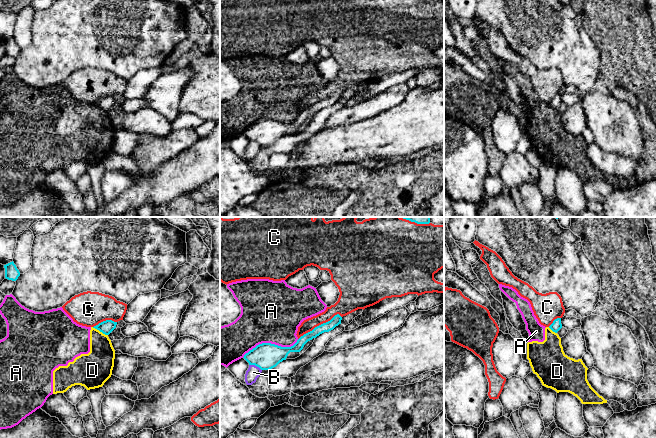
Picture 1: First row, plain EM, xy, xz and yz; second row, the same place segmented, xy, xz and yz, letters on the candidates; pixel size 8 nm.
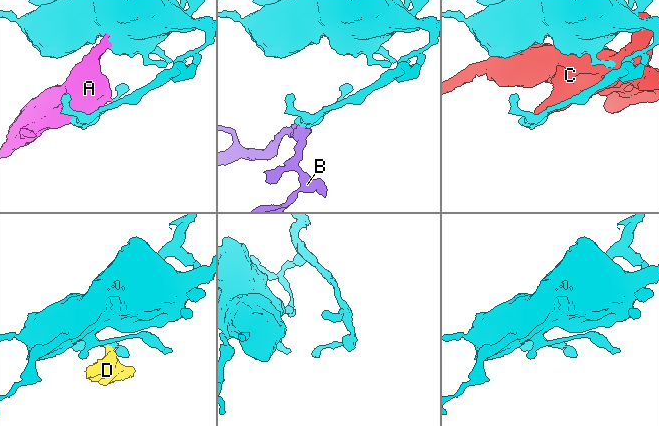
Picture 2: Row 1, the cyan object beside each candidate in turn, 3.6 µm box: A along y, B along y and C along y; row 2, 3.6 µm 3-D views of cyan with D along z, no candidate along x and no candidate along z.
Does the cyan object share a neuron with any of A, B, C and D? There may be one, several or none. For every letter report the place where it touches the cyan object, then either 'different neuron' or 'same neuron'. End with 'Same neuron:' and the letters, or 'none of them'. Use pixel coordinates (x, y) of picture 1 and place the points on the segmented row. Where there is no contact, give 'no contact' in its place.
A: xz (270, 343) | different neuron
B: xz (255, 365) | different neuron
C: xz (319, 325) | different neuron
D: xy (100, 331) | different neuron
Same neuron: none of them

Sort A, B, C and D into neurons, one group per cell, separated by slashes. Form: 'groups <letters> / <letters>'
groups A D / B / C

